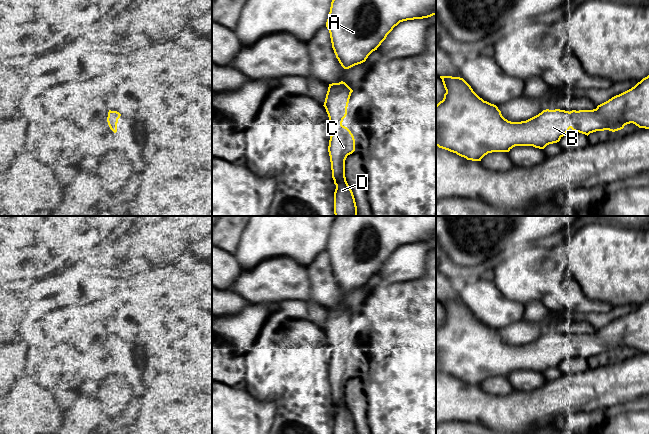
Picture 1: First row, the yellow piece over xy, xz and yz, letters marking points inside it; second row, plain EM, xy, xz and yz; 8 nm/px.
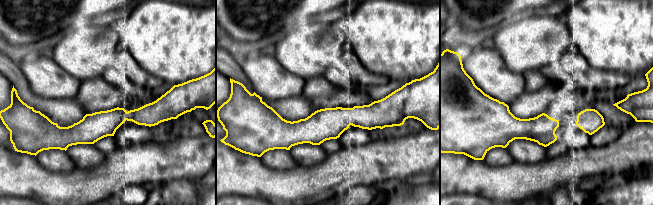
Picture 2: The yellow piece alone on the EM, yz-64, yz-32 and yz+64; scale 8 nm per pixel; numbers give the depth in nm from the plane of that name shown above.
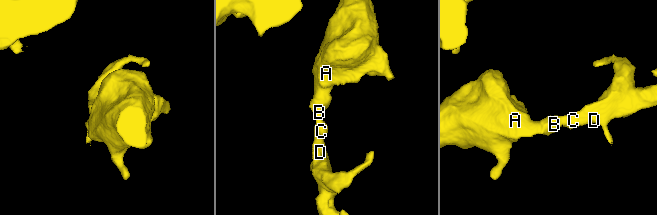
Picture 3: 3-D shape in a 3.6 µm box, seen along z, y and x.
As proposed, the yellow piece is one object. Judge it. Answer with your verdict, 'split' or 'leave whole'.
leave whole

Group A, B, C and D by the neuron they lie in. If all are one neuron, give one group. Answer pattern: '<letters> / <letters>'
A B C D

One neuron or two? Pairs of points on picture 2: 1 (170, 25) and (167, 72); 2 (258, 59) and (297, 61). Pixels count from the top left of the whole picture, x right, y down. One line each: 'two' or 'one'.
1: one
2: two

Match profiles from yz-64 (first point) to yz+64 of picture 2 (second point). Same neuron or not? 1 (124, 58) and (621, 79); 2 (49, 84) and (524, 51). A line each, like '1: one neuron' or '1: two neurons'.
1: one neuron
2: two neurons

